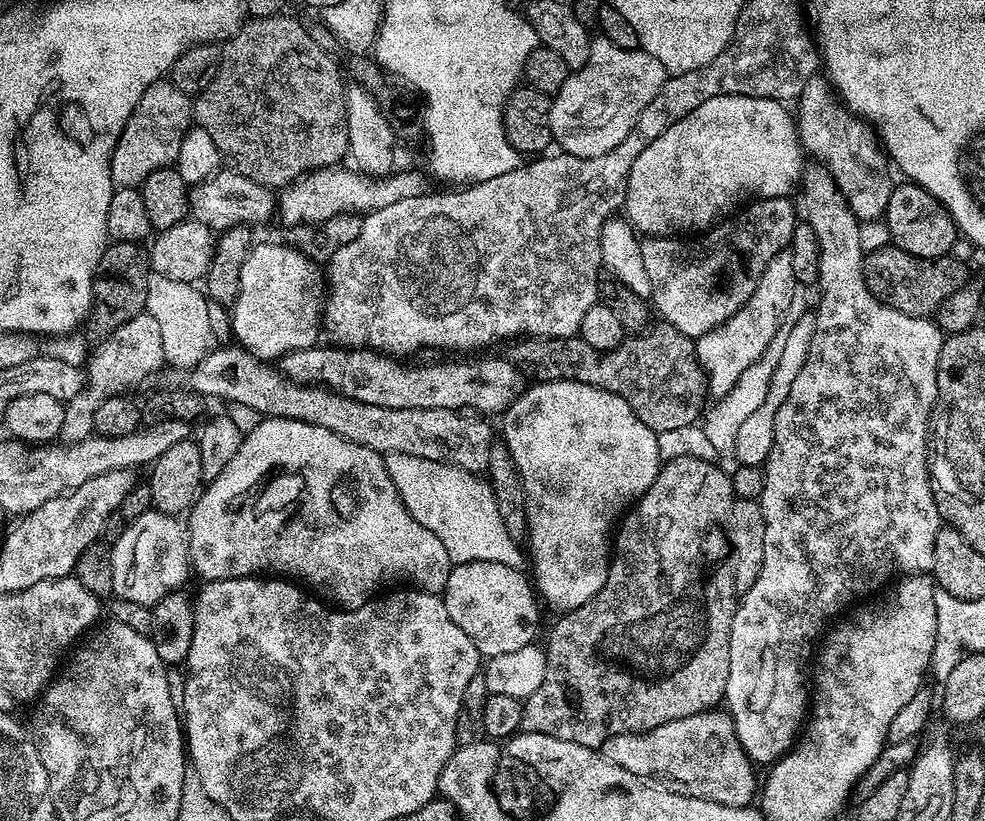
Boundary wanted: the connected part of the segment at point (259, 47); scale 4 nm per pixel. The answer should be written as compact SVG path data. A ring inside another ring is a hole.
M289 14L278 16L257 16L249 19L244 27L232 35L222 44L222 62L214 82L206 86L199 96L194 100L194 120L202 130L213 138L223 159L227 161L233 169L245 175L246 178L253 179L254 182L264 184L271 190L280 190L285 185L295 182L308 172L317 171L320 168L334 167L341 163L340 159L348 156L348 115L346 114L346 83L340 77L340 68L336 65L336 60Z

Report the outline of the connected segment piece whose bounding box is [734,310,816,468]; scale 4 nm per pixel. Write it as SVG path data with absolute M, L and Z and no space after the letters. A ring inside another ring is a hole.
M808 310L793 322L792 329L788 333L787 331L783 333L785 336L784 340L782 336L780 344L778 366L772 371L770 390L766 390L766 399L762 402L762 406L758 406L758 410L754 410L754 414L750 414L750 418L746 418L746 422L742 422L742 427L738 430L738 439L734 442L736 451L734 460L737 465L745 464L759 468L768 459L774 442L774 418L782 402L786 402L786 394L790 394L790 386L794 386L794 378L798 378L802 366L806 366L806 354L810 350L810 338L814 338L815 325L816 313Z

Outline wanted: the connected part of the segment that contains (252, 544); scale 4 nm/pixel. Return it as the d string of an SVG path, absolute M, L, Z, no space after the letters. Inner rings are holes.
M269 416L259 422L261 424L254 425L249 432L247 429L246 435L238 446L238 454L234 454L234 458L230 458L230 462L226 464L226 470L222 470L222 474L218 474L218 478L207 485L208 490L206 488L197 497L196 503L187 513L186 535L190 553L190 568L195 575L197 572L201 576L201 581L230 580L257 574L263 574L268 578L283 578L311 590L321 601L340 610L361 608L363 604L368 603L381 591L380 587L388 590L396 585L411 586L421 592L443 593L446 578L450 578L450 570L453 565L450 554L446 554L446 546L442 546L442 542L438 542L438 534L426 530L426 526L422 526L422 522L415 520L406 510L406 506L386 470L384 456L381 453L370 450L366 446L358 446L358 442L350 442L346 438L334 434L334 430L326 430L322 426L311 424L305 420Z

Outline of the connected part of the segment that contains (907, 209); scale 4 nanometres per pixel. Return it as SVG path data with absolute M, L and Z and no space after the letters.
M911 182L897 183L890 194L890 202L884 207L883 223L888 226L888 240L891 247L906 250L917 258L933 260L949 255L953 251L958 229L954 218L945 210L944 205L922 186Z

